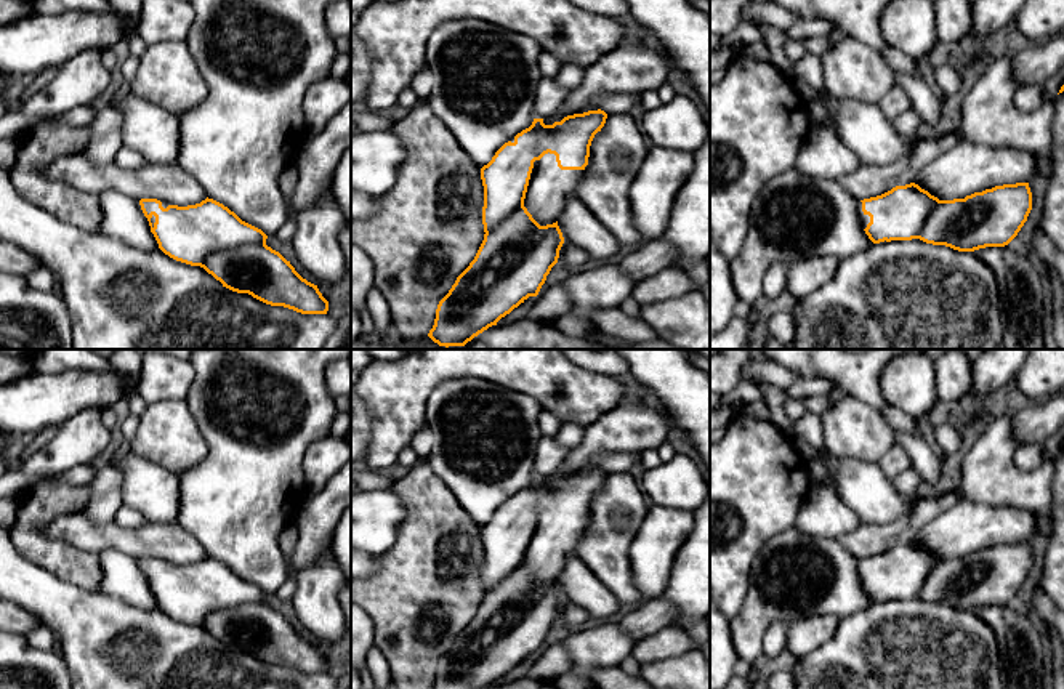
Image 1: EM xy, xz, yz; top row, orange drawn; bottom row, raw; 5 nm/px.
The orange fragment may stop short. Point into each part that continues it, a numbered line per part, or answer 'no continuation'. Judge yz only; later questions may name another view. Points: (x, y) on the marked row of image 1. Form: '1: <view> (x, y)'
1: yz (965, 169)

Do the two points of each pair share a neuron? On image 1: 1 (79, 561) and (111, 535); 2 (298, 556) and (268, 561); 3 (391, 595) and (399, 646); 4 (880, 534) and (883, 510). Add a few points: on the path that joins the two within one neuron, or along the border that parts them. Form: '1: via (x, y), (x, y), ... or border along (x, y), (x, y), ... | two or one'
1: border along (56, 537), (96, 553) | two
2: border along (287, 558), (292, 571) | two
3: via (399, 608), (399, 633) | one
4: border along (914, 503), (909, 515), (890, 523), (862, 523) | two

